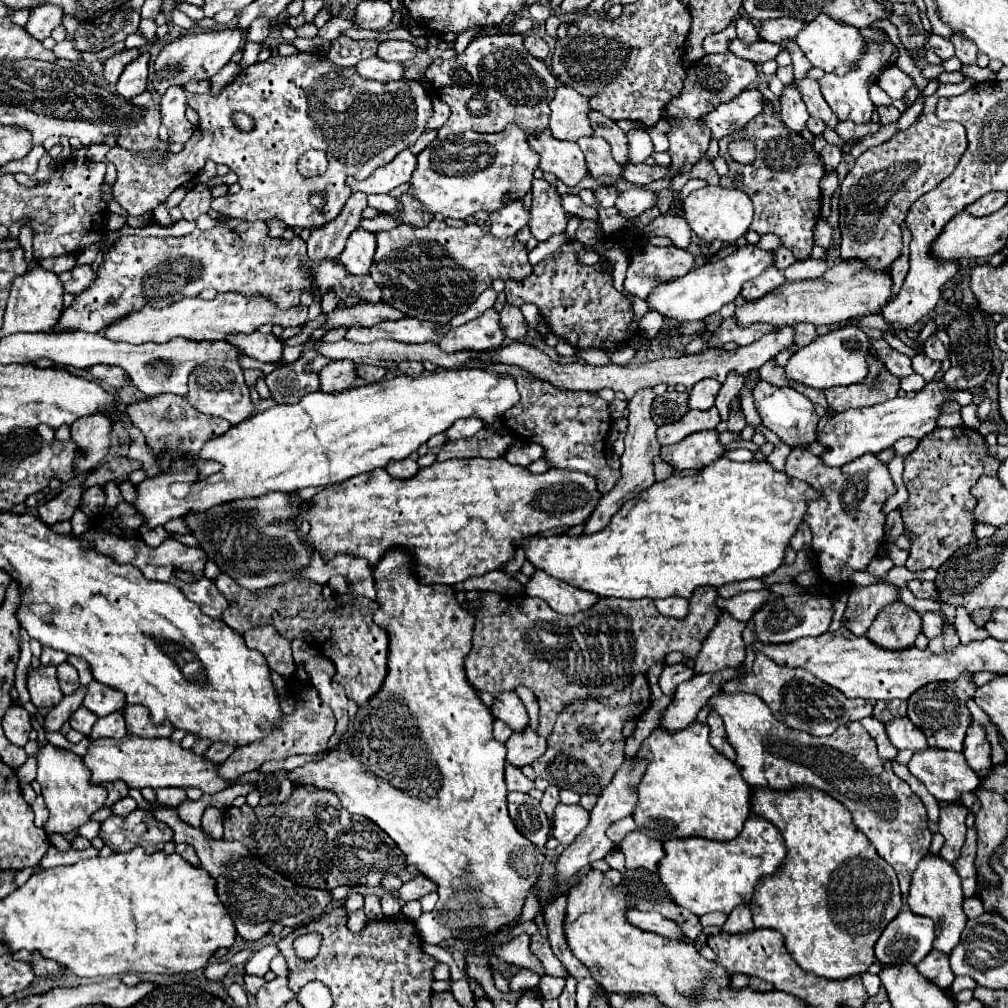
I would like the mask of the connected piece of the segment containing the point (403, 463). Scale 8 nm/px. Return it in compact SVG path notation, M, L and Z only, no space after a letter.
M412 452L412 456L406 456L404 460L392 460L392 462L386 466L386 472L388 472L390 476L402 478L402 480L412 478L412 476L416 476L418 470L420 470L420 466L418 466L416 460L418 460L418 454Z

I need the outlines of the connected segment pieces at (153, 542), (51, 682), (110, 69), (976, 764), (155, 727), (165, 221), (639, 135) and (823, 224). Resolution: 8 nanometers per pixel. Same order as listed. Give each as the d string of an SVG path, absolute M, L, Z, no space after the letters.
M142 524L142 526L140 526L140 534L142 534L142 538L144 538L144 542L146 542L148 546L158 546L164 538L168 538L168 536L170 536L162 526L148 528L146 524Z
M40 666L38 670L30 668L28 692L36 708L54 708L64 698L56 678L56 668L54 666Z
M126 48L126 50L114 54L112 58L108 58L104 62L104 74L102 74L104 80L110 82L110 84L118 82L118 78L122 74L122 70L126 68L126 64L130 64L132 60L136 60L140 54L144 54L144 48Z
M972 722L972 726L966 732L966 740L964 740L964 758L968 760L970 768L980 772L980 770L990 770L992 768L992 760L990 760L990 744L986 740L984 730Z
M128 704L122 710L124 718L126 718L126 728L130 734L140 736L140 738L168 738L174 728L172 724L152 724L148 710L144 706L136 706L136 704Z
M166 202L158 204L158 208L156 208L152 214L154 214L154 222L160 224L160 226L168 226L168 224L172 224L168 208L166 208Z
M630 130L628 142L630 142L630 162L632 164L644 162L654 152L652 140L650 140L648 132L644 132L644 130Z
M818 220L816 230L814 230L814 242L818 246L822 246L824 250L828 250L830 248L830 240L832 240L832 230L830 230L828 222L826 220Z

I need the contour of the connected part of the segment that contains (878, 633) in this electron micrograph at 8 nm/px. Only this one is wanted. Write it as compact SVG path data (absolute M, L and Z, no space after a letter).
M896 602L880 610L866 638L884 650L908 650L914 646L922 630L922 618L904 602Z

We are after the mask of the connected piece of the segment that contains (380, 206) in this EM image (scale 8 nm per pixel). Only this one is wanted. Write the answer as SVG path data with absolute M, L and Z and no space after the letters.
M370 194L370 196L368 196L368 206L376 208L376 210L388 212L388 210L400 208L400 202L398 202L396 198L392 198L390 194Z

